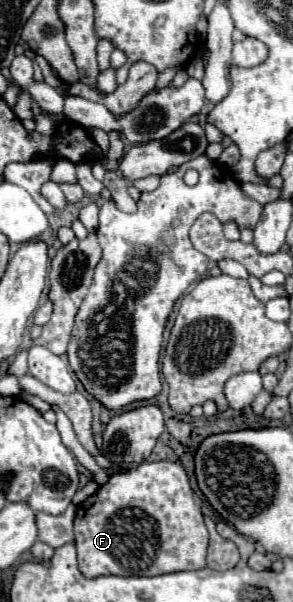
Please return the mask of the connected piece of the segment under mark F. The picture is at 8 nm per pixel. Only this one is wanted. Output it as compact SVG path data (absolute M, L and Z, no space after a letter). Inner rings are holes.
M171 460L143 462L143 464L135 466L135 468L129 468L127 472L119 472L119 474L109 476L107 484L103 484L91 498L87 498L85 504L77 506L77 516L75 516L75 546L77 546L79 570L87 578L95 578L95 576L105 576L105 574L117 574L117 576L157 576L157 574L167 574L167 572L205 568L205 554L208 552L210 534L207 532L201 508L202 499L191 490L189 478L185 474L185 468L179 462L171 462Z

